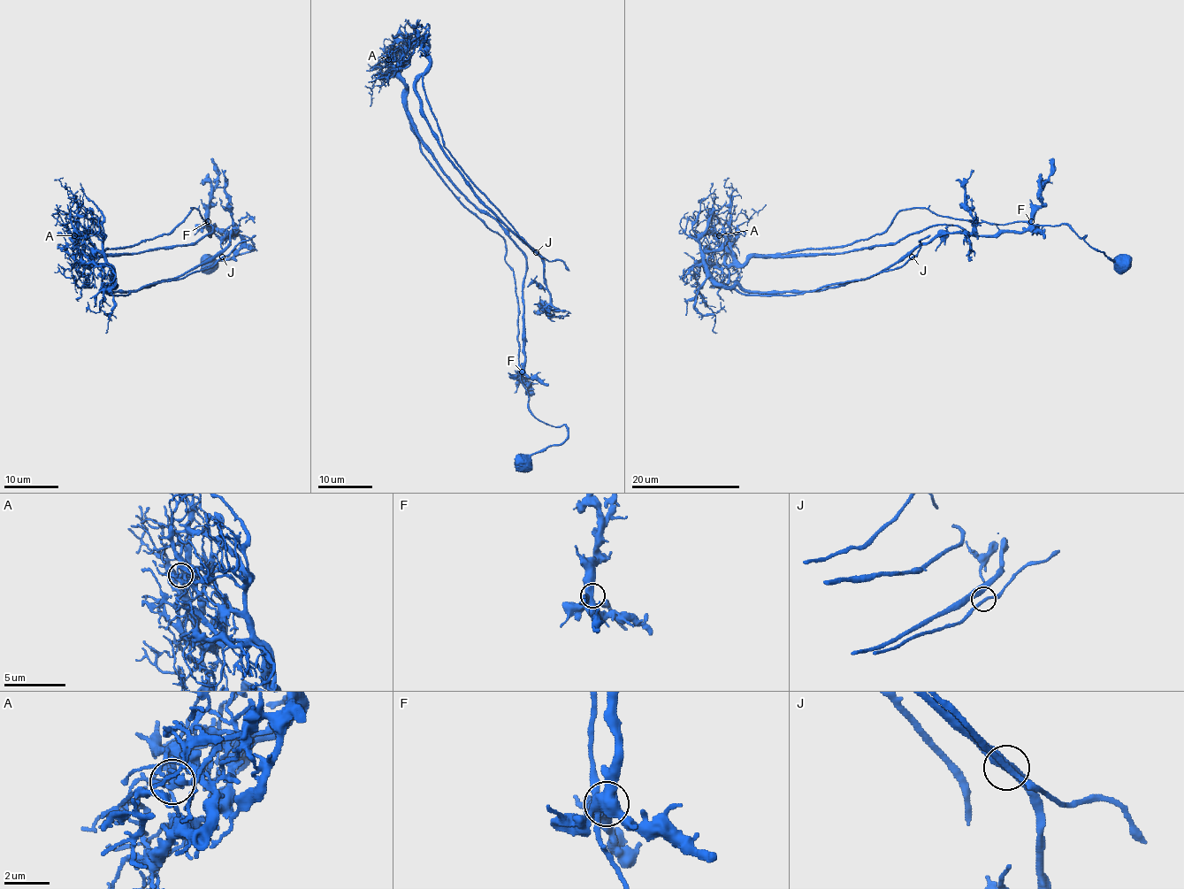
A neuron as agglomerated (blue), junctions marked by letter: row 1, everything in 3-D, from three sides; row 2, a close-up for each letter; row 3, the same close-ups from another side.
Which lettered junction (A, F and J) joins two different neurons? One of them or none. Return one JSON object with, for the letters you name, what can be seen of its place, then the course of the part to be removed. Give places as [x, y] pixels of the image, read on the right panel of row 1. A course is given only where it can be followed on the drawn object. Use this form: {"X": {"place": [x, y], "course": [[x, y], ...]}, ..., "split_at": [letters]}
{"A": {"place": [719, 235], "course": [[719, 234], [704, 266], [723, 287], [802, 295], [850, 283], [919, 246], [972, 231], [965, 180], [973, 170]]}, "split_at": ["A"]}

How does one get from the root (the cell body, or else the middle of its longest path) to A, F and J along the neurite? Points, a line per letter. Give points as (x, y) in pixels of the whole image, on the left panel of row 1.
A: (94, 256), (90, 263), (82, 257), (83, 246), (73, 234)
F: (94, 256), (103, 249), (131, 247), (167, 234), (190, 208), (200, 213), (204, 224), (208, 221)
J: (94, 256), (86, 267), (110, 270), (110, 295), (184, 278), (222, 256)

